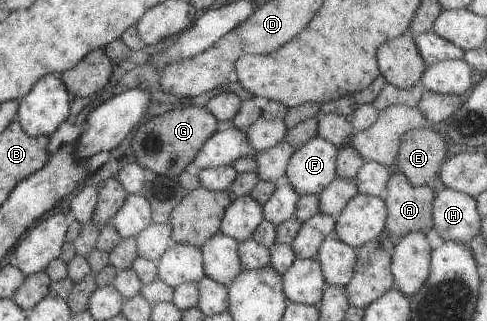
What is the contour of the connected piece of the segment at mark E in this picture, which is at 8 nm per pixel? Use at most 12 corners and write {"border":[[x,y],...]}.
{"border":[[429,126],[399,137],[393,168],[413,186],[438,175],[449,147]]}

